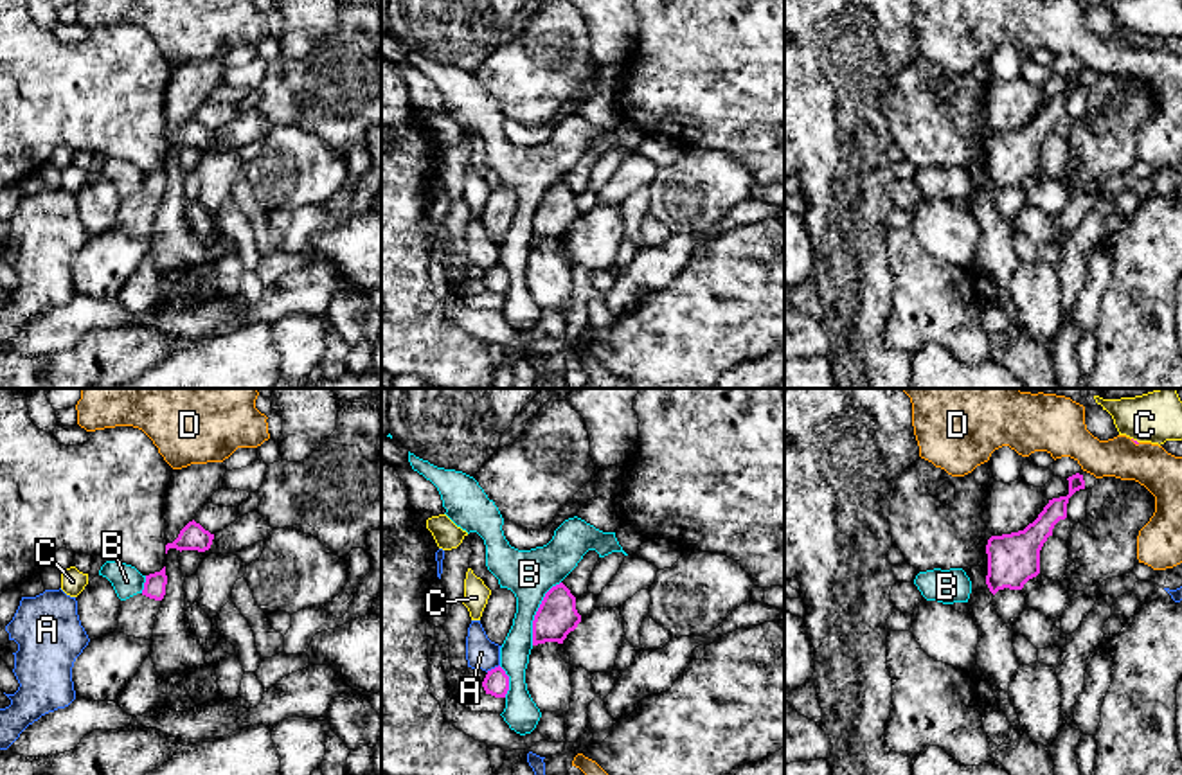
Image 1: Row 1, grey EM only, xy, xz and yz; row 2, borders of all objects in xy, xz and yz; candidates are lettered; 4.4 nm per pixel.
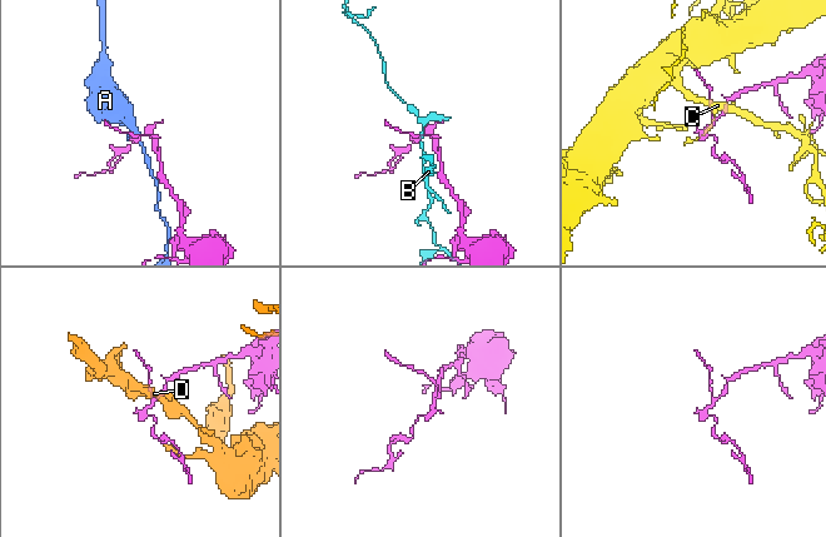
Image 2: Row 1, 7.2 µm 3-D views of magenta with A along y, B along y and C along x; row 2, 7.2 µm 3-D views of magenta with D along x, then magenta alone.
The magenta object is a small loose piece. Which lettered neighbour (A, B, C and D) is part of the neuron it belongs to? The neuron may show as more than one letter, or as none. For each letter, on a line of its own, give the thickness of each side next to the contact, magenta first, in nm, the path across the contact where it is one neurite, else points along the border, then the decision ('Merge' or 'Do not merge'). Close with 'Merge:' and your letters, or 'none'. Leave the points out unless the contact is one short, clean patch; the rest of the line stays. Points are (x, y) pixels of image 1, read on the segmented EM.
A: Thickness 110 nm (magenta) against 140 nm. Boundary: xz (499, 664), (486, 671). Do not merge
B: Thickness 180 nm (magenta) against 220 nm. Do not merge
C: Thickness 20 nm (magenta) against 220 nm. Do not merge
D: Thickness 20 nm (magenta) against 190 nm. Boundary: yz (1130, 439), (1139, 443). Do not merge
Merge: none

